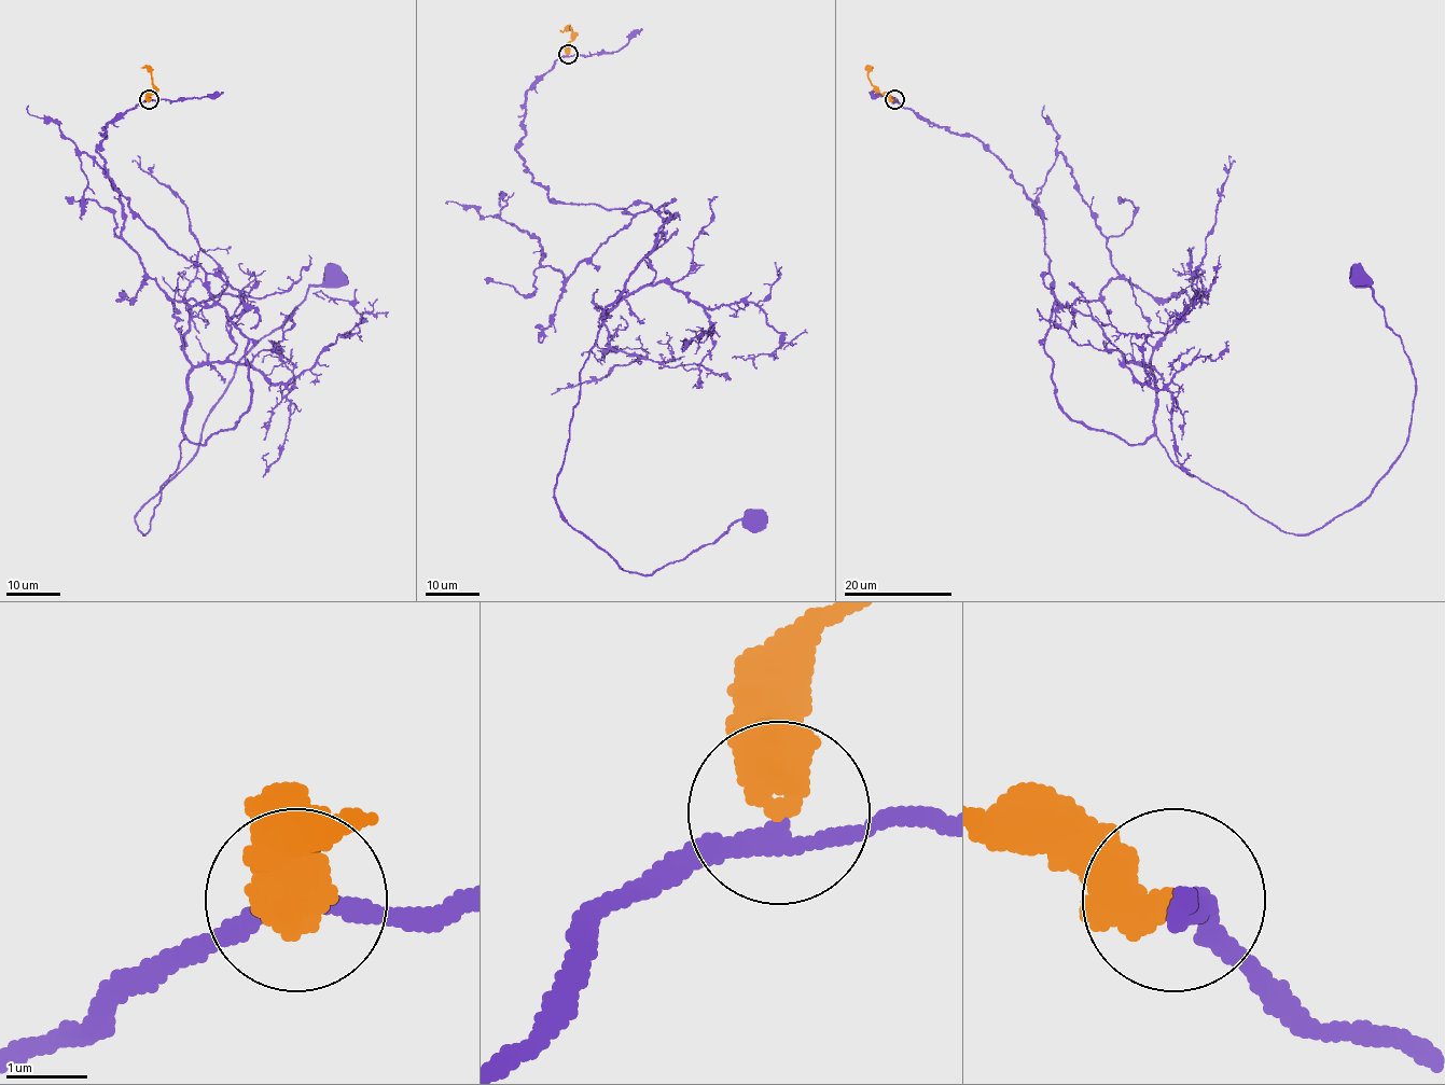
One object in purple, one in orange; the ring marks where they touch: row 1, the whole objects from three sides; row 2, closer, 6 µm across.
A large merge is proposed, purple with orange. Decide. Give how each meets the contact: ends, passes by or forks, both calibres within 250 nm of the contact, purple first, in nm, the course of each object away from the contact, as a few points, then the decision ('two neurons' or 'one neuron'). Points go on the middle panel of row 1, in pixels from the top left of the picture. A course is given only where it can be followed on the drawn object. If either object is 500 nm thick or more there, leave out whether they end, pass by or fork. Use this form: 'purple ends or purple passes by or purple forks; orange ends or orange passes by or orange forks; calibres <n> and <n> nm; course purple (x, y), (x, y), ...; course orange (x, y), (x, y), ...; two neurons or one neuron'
calibres 220 and 550 nm; course purple (567, 54), (527, 92), (527, 170), (550, 198), (669, 217), (598, 321), (560, 514), (647, 575), (752, 518); course orange (567, 54), (572, 31), (570, 27), (560, 31); one neuron

